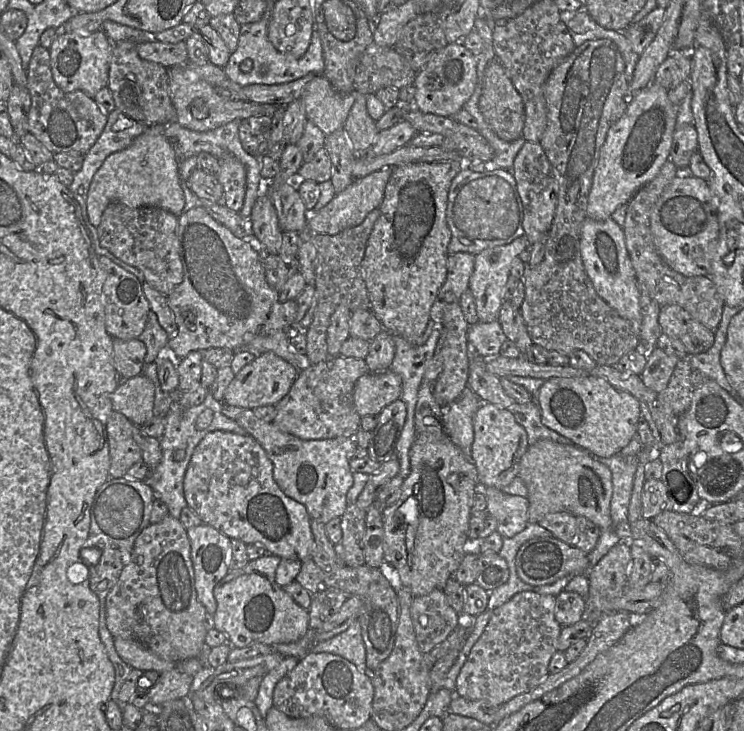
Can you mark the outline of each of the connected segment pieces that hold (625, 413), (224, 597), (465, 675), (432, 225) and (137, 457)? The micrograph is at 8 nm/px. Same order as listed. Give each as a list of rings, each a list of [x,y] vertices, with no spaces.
[[[599,376],[550,378],[534,396],[541,422],[570,439],[593,457],[607,458],[621,452],[638,432],[640,404],[631,394],[613,387]]]
[[[265,555],[246,566],[230,570],[214,588],[217,609],[212,628],[224,633],[232,647],[252,644],[287,644],[300,640],[309,629],[308,610],[300,607],[275,580],[281,557]]]
[[[532,591],[519,592],[493,610],[488,624],[459,672],[455,696],[486,700],[501,706],[541,683],[549,674],[549,661],[557,651],[562,628],[555,619],[554,610],[554,596]]]
[[[460,158],[457,160],[450,160],[446,162],[434,163],[410,163],[396,166],[391,169],[390,178],[386,184],[384,197],[379,206],[380,215],[374,224],[371,234],[368,238],[365,254],[362,260],[362,276],[366,284],[368,298],[371,302],[371,310],[382,324],[383,328],[391,334],[401,336],[412,345],[415,340],[420,337],[430,320],[430,310],[434,302],[437,300],[438,292],[447,276],[447,259],[449,253],[447,246],[450,242],[451,233],[446,222],[446,207],[448,190],[453,178],[460,172],[464,166],[464,161]]]
[[[113,411],[106,424],[111,478],[124,477],[127,471],[142,461],[142,452],[133,438],[133,425],[123,414]]]

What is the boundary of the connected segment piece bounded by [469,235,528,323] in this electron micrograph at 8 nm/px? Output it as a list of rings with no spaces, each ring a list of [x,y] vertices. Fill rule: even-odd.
[[[524,235],[509,244],[488,248],[475,255],[469,290],[475,299],[479,322],[498,319],[512,260],[527,247],[528,241]]]

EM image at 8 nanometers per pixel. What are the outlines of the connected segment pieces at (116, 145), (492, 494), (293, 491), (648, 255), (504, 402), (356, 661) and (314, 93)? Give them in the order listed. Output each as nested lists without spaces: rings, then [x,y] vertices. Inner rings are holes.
[[[116,108],[108,113],[102,133],[84,155],[82,167],[74,173],[72,184],[68,187],[80,205],[86,224],[91,224],[88,219],[87,196],[94,174],[109,155],[128,147],[147,127]]]
[[[477,483],[475,493],[480,492],[487,499],[487,515],[493,517],[497,521],[497,532],[503,538],[512,538],[516,534],[523,531],[528,522],[528,506],[529,502],[526,497],[509,495],[494,487],[486,487]]]
[[[245,409],[235,419],[253,436],[273,463],[273,477],[280,489],[290,498],[302,503],[309,516],[323,524],[341,518],[348,506],[347,493],[353,485],[352,456],[358,447],[353,438],[302,440],[281,431],[273,422],[259,419],[253,409]]]
[[[671,161],[665,162],[657,176],[641,187],[627,204],[624,223],[625,244],[636,275],[637,283],[644,284],[650,296],[660,307],[678,305],[707,329],[715,332],[725,306],[715,284],[707,276],[686,277],[672,270],[658,255],[650,229],[650,213],[660,195],[679,175],[679,169]]]
[[[469,348],[469,378],[467,385],[483,402],[508,408],[515,401],[504,392],[500,377],[487,370],[486,360],[486,358],[476,353],[471,353]]]
[[[358,621],[353,622],[347,630],[339,635],[317,643],[311,652],[326,652],[341,656],[353,663],[360,672],[369,675],[371,678],[371,672],[365,662],[366,650]]]
[[[316,76],[300,96],[307,120],[313,122],[326,136],[342,128],[356,95],[337,92],[324,76]]]

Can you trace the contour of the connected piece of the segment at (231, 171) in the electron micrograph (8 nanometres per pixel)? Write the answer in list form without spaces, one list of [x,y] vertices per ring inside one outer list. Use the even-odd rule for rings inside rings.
[[[232,154],[218,159],[220,168],[217,178],[223,189],[223,204],[239,213],[243,207],[246,192],[245,167]]]

